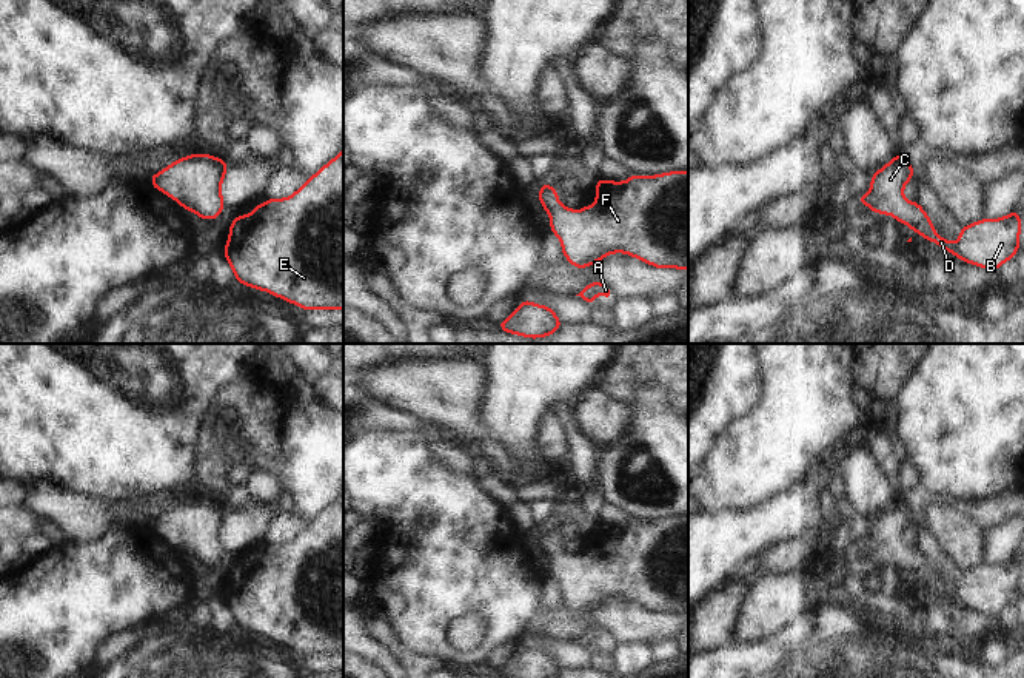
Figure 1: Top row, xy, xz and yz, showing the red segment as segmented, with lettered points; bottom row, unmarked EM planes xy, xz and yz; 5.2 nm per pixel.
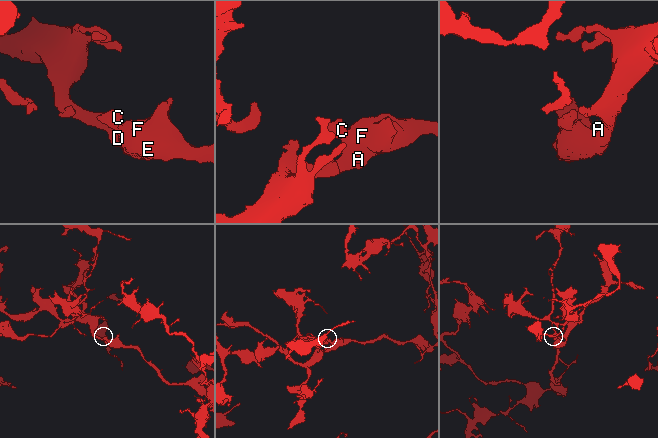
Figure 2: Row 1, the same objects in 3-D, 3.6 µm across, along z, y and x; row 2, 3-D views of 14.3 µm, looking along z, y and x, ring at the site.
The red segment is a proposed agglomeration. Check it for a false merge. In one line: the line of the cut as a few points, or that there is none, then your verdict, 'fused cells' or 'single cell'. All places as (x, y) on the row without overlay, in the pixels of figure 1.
no cut; single cell

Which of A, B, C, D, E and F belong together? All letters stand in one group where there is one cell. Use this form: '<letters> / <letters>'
A B C D E F

